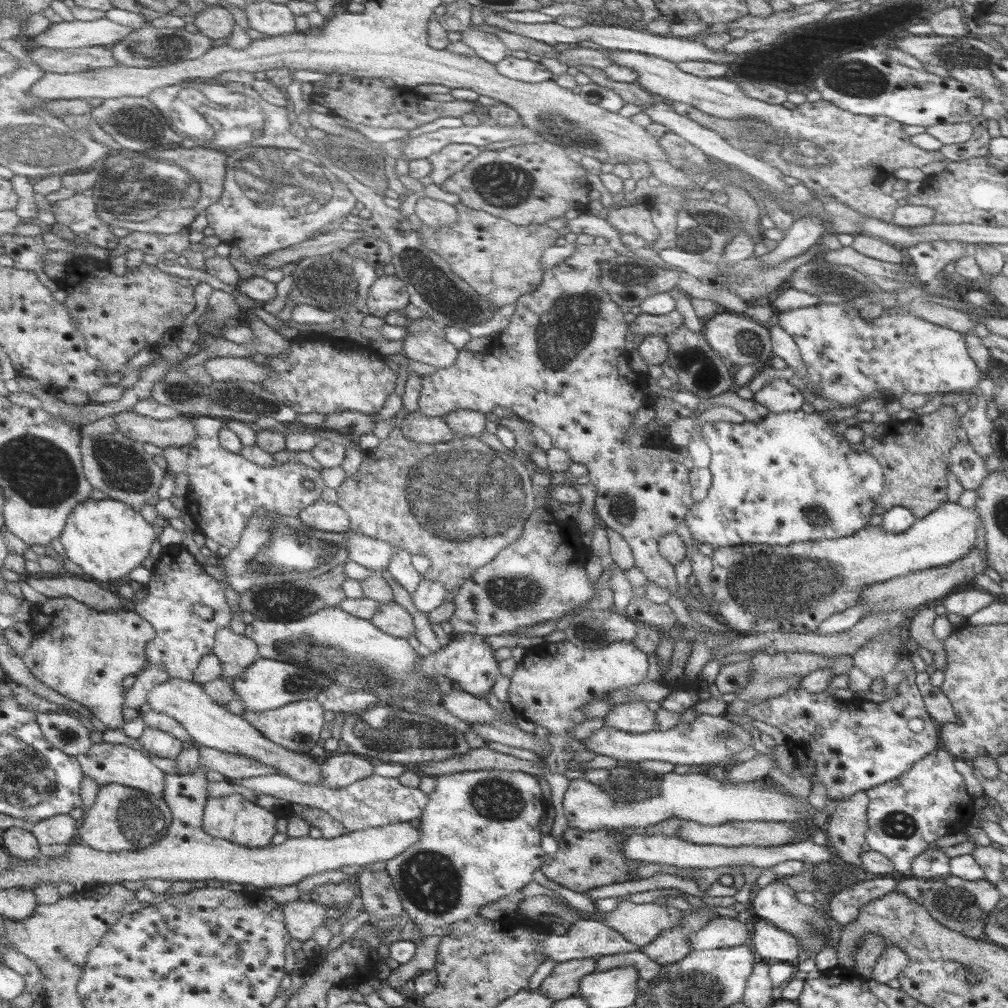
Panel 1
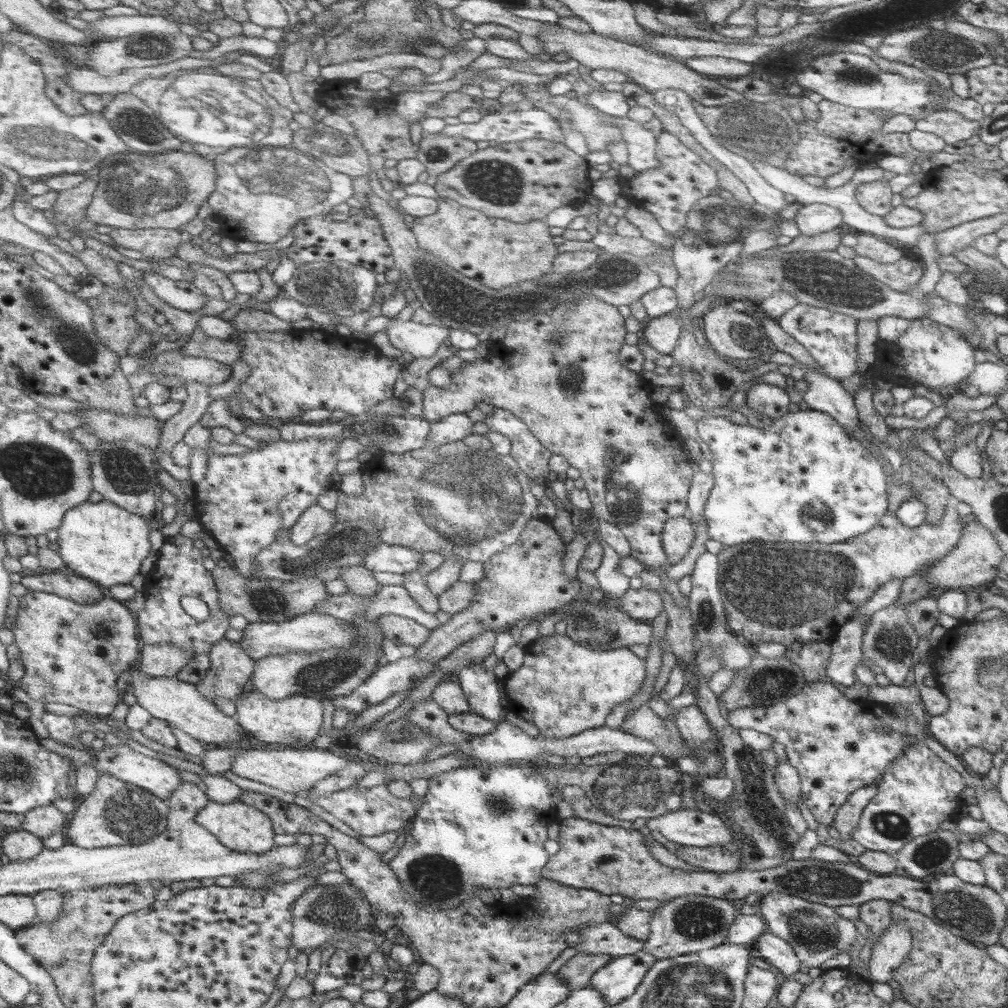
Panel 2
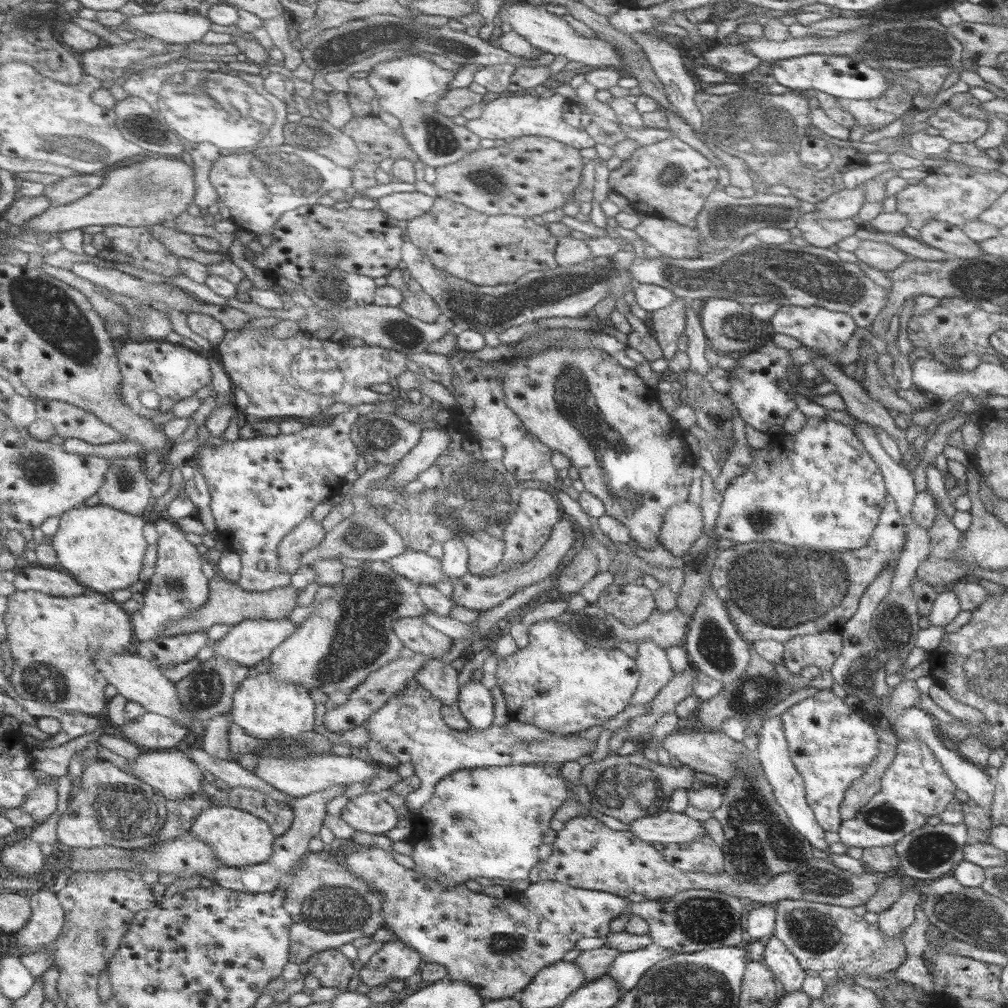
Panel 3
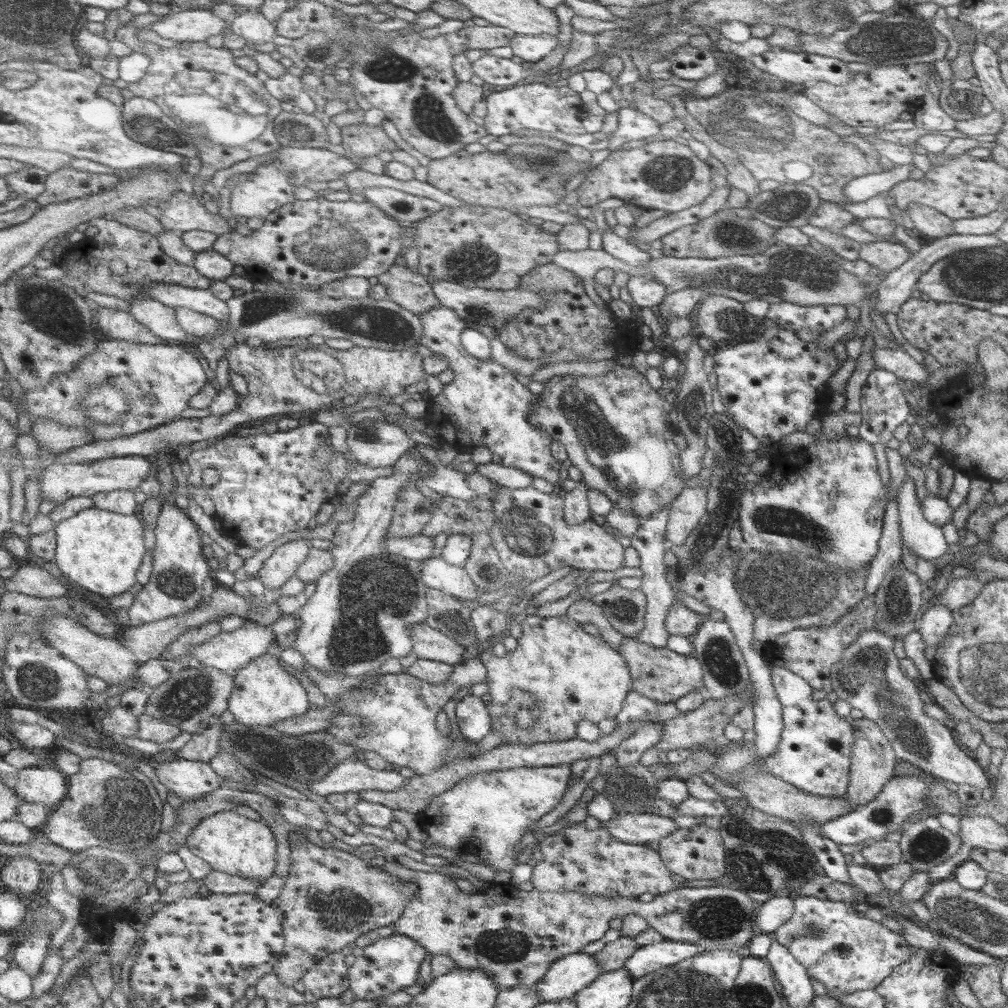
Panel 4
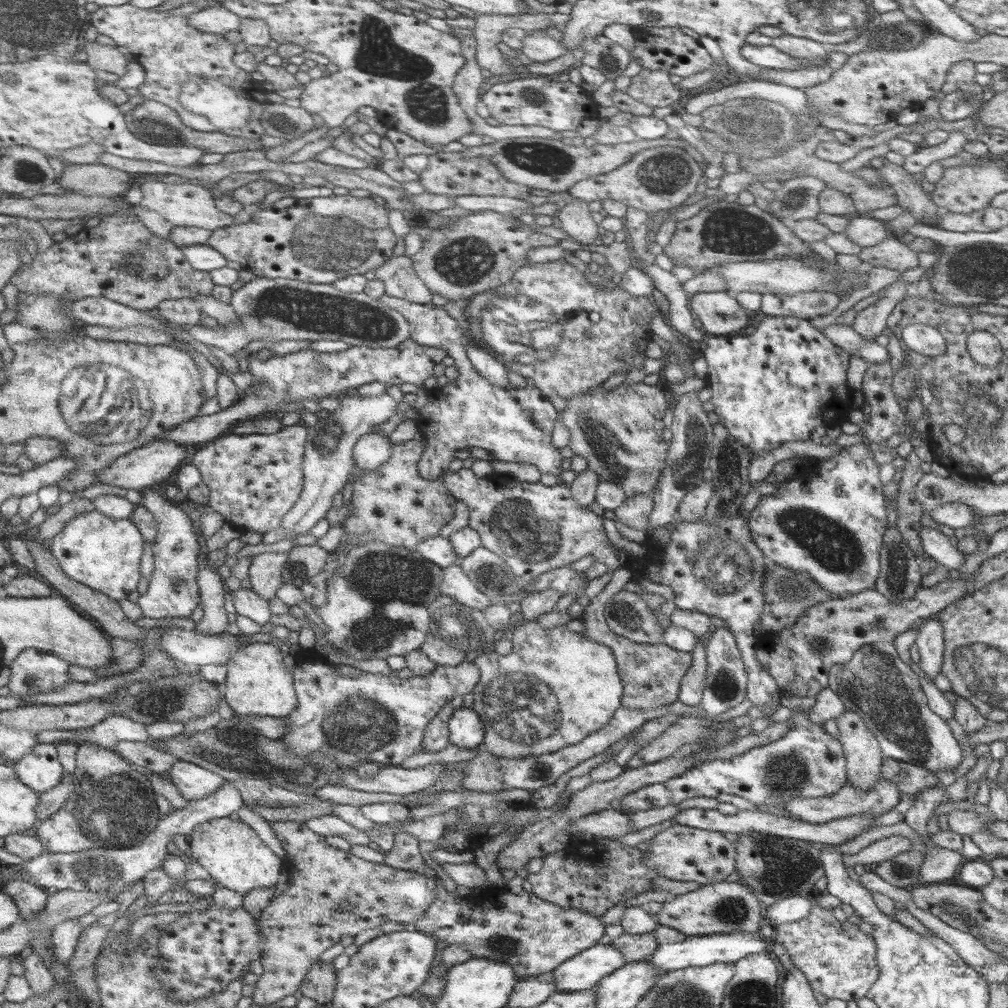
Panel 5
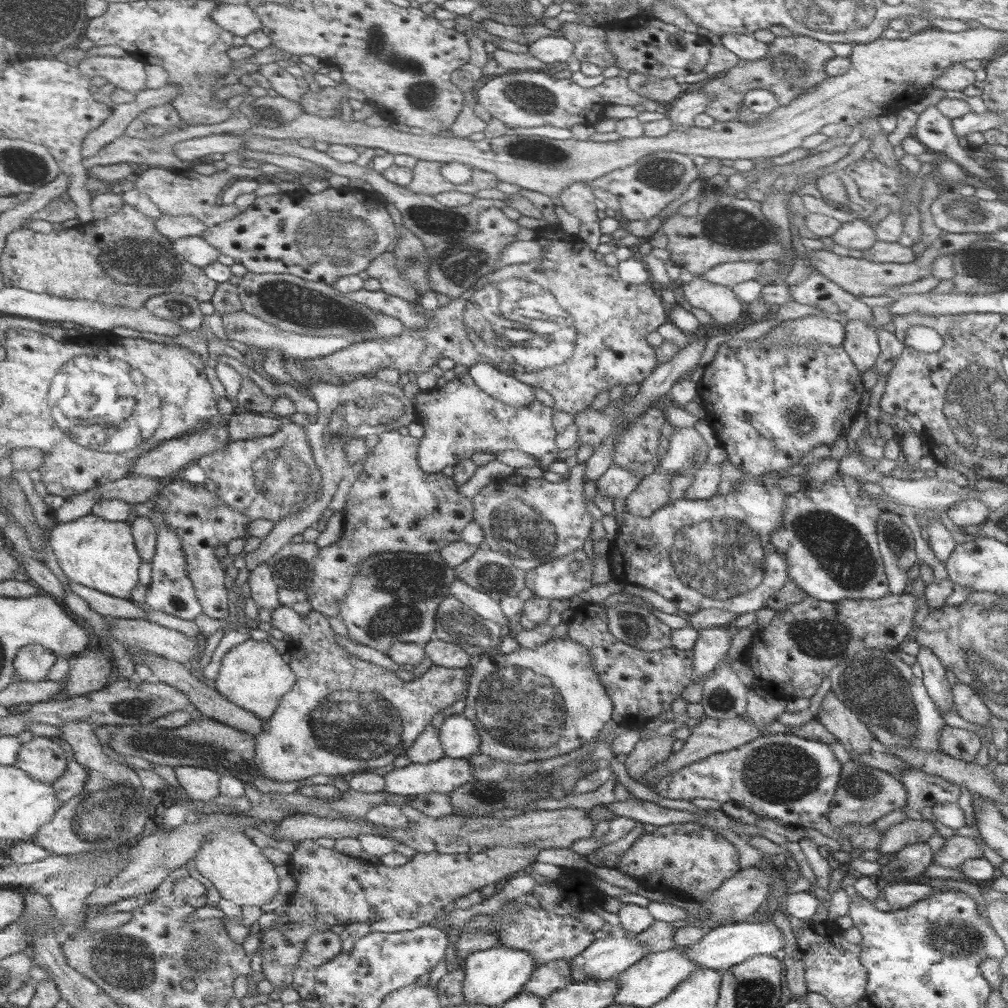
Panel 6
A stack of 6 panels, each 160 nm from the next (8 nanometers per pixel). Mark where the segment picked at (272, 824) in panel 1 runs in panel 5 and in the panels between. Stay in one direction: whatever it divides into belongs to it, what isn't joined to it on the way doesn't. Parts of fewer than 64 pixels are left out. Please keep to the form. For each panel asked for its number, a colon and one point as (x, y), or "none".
2: (244, 828)
3: (240, 838)
4: (230, 842)
5: (234, 854)

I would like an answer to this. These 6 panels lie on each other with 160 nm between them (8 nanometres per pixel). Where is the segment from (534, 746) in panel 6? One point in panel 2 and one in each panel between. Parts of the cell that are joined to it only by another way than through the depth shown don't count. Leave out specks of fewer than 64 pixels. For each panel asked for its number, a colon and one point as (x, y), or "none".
2: (564, 689)
3: (559, 683)
4: (558, 675)
5: (557, 687)

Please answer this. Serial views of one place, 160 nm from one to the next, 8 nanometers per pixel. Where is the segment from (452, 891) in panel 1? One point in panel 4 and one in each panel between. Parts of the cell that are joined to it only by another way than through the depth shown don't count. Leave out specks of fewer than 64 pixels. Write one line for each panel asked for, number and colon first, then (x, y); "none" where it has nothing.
2: (478, 827)
3: (488, 822)
4: (486, 814)

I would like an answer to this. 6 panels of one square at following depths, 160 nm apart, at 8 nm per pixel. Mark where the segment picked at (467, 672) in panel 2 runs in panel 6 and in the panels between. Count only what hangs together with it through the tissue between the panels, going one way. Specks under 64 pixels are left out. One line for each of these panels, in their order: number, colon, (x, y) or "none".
3: (476, 704)
4: (473, 719)
5: (467, 730)
6: (459, 737)

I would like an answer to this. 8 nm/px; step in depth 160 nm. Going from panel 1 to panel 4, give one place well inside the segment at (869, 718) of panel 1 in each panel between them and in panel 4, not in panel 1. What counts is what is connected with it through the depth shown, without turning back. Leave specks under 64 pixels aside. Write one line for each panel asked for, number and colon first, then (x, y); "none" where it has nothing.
2: (838, 746)
3: (831, 746)
4: (815, 749)

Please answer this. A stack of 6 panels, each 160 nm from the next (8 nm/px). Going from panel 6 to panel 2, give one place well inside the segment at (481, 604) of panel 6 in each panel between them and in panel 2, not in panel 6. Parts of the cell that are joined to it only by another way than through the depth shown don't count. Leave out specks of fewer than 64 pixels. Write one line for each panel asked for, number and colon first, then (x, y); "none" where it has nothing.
2: (394, 559)
3: (418, 567)
4: (438, 575)
5: (456, 585)

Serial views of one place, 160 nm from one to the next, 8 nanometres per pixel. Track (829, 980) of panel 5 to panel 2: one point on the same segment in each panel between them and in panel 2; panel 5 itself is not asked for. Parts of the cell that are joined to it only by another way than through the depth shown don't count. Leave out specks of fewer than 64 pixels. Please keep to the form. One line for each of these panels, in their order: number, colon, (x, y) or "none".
2: (817, 933)
3: (822, 936)
4: (846, 952)

